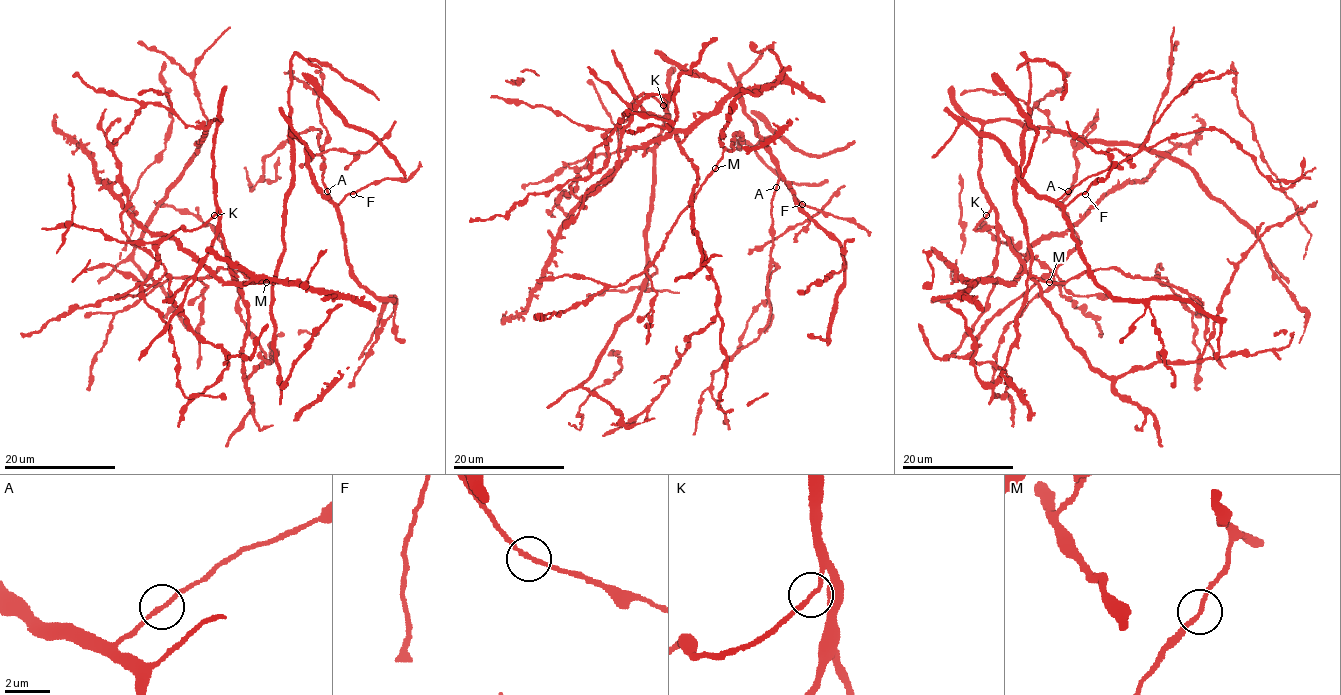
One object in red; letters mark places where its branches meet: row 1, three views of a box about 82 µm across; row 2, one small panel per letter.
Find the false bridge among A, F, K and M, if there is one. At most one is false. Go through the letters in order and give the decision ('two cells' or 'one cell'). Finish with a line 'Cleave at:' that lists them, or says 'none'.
A: one cell
F: one cell
K: one cell
M: one cell
Cleave at: none

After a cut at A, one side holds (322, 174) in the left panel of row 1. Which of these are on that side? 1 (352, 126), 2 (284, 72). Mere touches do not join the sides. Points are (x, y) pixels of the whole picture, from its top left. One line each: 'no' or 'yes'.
1: no
2: yes

